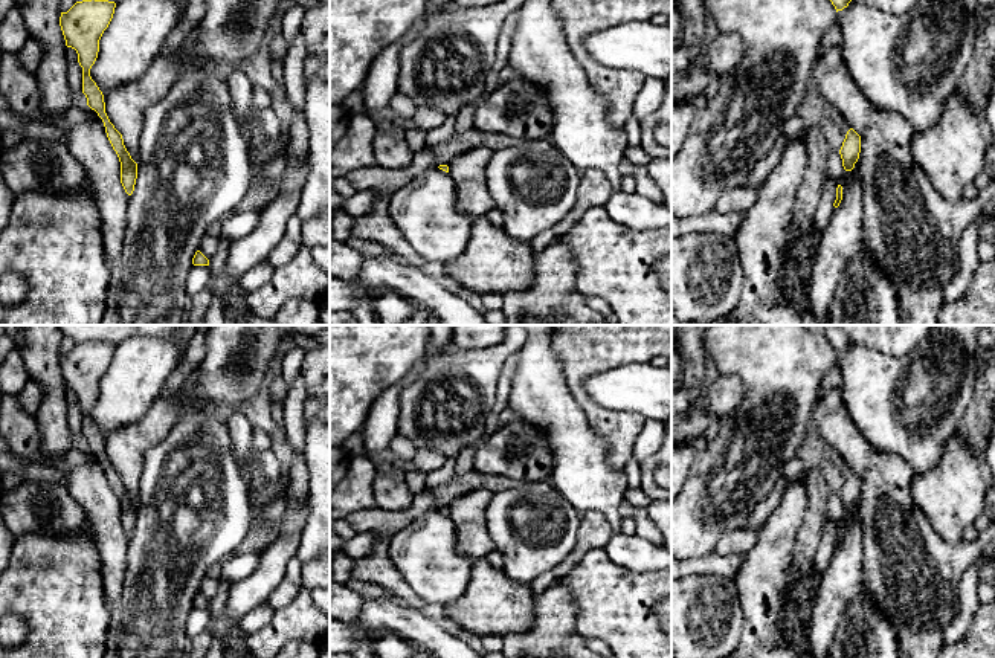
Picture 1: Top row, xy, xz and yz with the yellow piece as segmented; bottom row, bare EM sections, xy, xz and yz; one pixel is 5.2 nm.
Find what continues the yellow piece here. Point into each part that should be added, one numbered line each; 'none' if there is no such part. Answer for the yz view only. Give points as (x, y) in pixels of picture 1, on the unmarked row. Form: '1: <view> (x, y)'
none

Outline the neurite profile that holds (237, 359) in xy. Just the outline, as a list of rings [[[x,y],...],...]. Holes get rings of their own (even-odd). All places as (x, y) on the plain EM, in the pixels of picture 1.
[[[211,325],[206,334],[206,354],[195,371],[195,385],[186,391],[180,389],[169,398],[159,395],[142,420],[110,431],[104,437],[105,455],[122,476],[131,501],[139,504],[139,479],[145,464],[145,452],[166,438],[188,405],[206,412],[212,412],[218,405],[238,409],[241,403],[255,397],[266,383],[272,359],[284,339],[290,339],[293,333],[307,334],[325,328],[330,325]]]

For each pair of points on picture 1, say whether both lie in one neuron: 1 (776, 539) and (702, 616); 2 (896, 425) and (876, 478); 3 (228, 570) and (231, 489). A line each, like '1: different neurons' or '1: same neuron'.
1: different neurons
2: different neurons
3: different neurons

